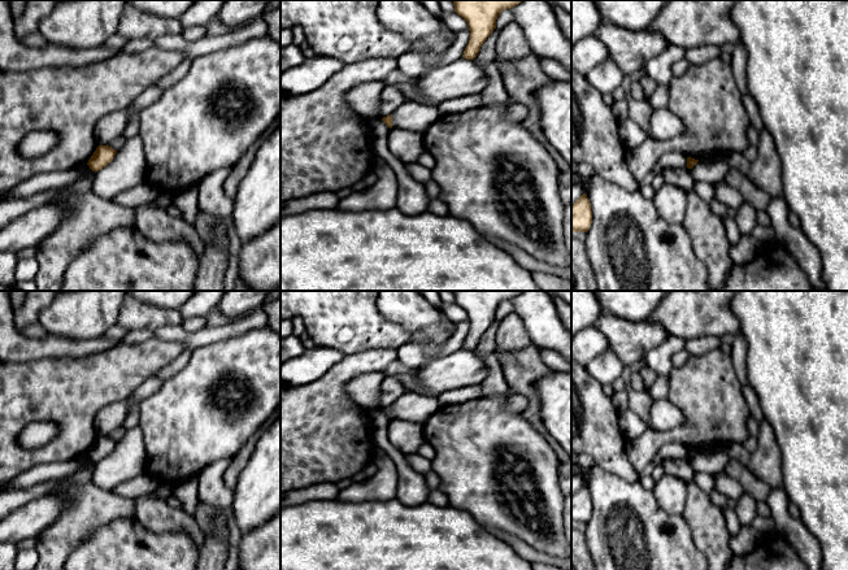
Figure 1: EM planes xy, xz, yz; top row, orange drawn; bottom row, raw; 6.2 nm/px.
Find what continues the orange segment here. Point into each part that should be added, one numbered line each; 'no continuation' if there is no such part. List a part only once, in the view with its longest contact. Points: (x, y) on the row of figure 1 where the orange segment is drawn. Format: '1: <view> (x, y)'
no continuation

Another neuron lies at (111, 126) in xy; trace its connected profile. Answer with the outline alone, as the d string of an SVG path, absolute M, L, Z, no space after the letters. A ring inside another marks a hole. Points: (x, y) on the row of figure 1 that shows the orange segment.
M129 109L117 110L100 118L95 126L95 136L99 145L106 145L119 135L127 126L130 118Z

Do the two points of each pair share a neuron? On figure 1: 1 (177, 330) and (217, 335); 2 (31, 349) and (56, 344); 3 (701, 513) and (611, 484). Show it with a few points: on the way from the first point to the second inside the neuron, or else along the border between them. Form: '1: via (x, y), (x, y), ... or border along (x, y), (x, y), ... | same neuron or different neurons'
1: via (187, 336), (207, 335) | same neuron
2: via (38, 348), (49, 347) | same neuron
3: border along (682, 516), (695, 544) | different neurons

